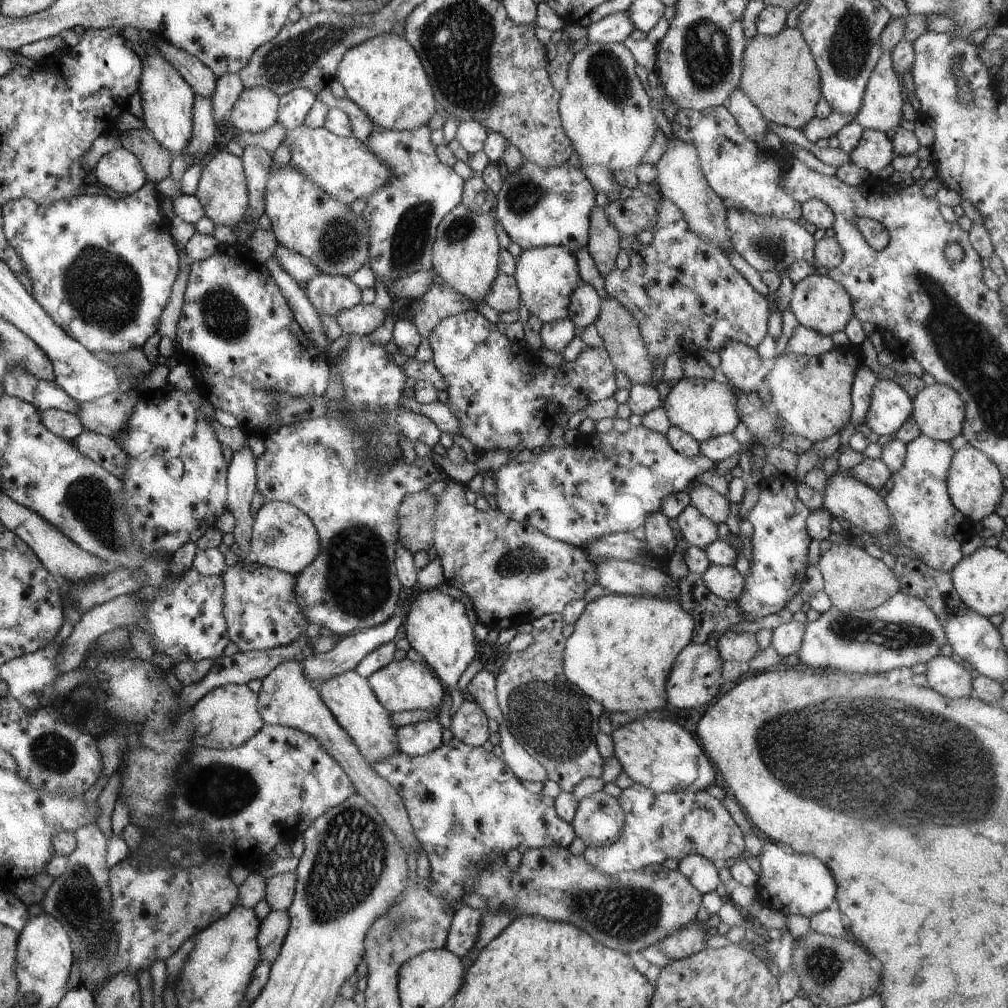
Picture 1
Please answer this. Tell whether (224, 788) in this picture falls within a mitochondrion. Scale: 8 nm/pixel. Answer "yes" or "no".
yes

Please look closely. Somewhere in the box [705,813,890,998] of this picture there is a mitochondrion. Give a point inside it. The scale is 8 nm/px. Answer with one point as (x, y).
(822, 964)

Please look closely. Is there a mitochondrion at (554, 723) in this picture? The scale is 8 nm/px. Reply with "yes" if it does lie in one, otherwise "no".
yes

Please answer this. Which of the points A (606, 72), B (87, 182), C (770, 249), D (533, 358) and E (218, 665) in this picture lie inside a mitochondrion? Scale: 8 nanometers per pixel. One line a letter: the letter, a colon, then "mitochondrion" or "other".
A: mitochondrion
B: other
C: mitochondrion
D: other
E: other

